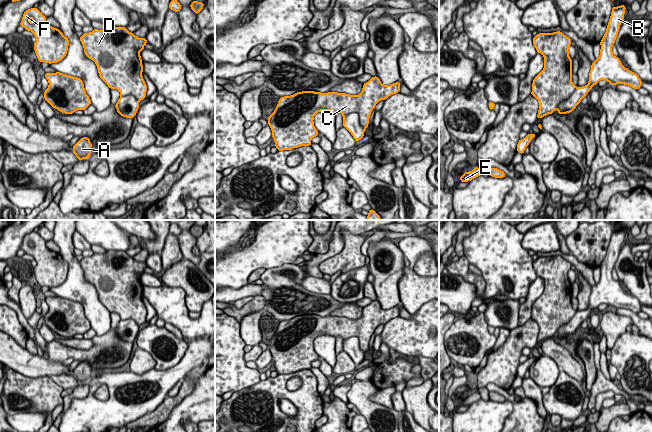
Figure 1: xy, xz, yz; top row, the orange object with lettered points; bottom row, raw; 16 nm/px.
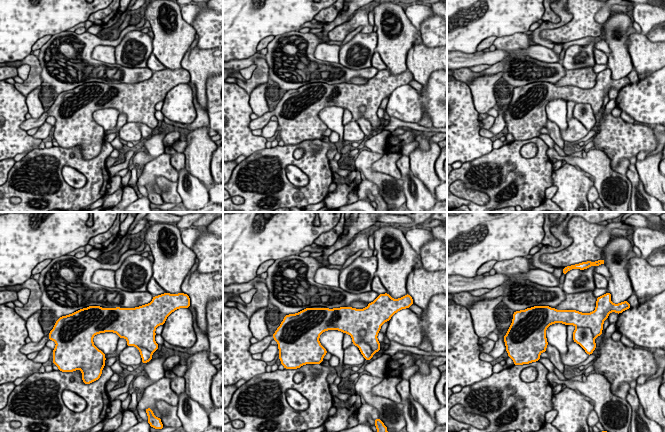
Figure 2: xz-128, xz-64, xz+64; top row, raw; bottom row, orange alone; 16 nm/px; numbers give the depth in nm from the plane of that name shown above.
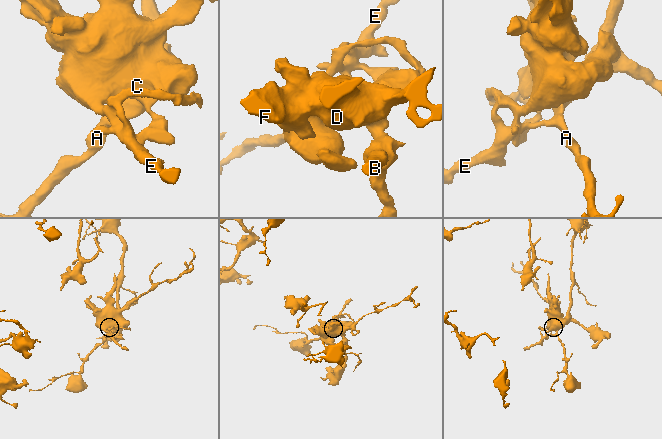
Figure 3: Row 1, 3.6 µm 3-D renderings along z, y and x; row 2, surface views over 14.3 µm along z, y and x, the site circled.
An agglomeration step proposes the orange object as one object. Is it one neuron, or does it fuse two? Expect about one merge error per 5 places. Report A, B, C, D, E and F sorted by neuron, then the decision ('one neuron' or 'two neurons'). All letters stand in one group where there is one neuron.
A B C D E F; one neuron

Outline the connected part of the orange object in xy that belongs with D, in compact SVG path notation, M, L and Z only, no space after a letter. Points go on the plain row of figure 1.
M109 250L103 254L94 253L79 261L84 271L85 279L97 290L100 302L110 313L120 316L120 322L115 328L117 336L126 342L134 342L139 326L146 322L147 309L142 301L143 289L140 275L144 273L146 262L136 261L126 251Z

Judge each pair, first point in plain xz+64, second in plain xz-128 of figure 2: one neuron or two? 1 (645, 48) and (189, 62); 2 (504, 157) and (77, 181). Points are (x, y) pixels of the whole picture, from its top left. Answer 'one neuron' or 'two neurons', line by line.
1: one neuron
2: two neurons

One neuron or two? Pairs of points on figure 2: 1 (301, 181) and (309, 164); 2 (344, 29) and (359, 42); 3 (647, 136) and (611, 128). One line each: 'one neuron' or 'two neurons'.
1: two neurons
2: two neurons
3: one neuron

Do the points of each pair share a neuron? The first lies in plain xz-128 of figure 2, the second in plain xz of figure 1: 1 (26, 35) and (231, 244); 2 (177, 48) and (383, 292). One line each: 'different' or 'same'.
1: same
2: same

